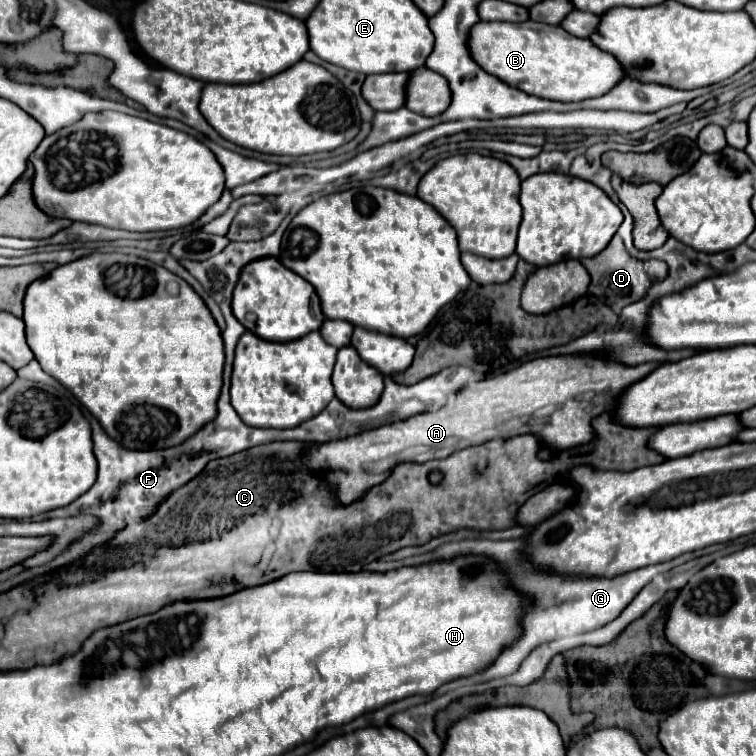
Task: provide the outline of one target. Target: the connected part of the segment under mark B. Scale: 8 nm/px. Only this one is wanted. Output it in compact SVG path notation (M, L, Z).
M528 20L526 24L478 22L470 30L468 46L472 58L486 72L502 78L514 88L548 100L580 102L586 98L598 98L626 78L618 60L614 60L610 52L600 50L588 38L578 38L560 26L534 20Z

